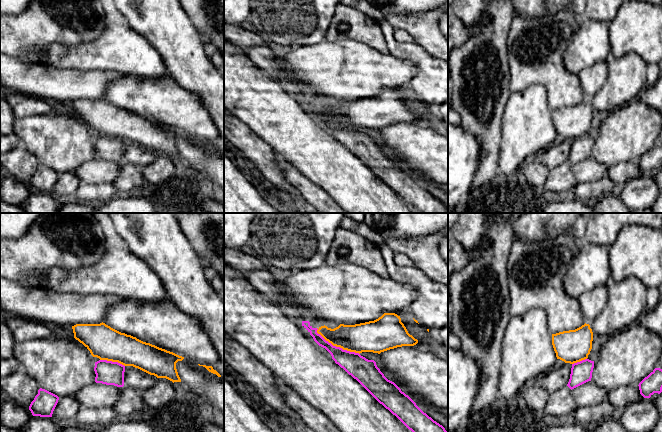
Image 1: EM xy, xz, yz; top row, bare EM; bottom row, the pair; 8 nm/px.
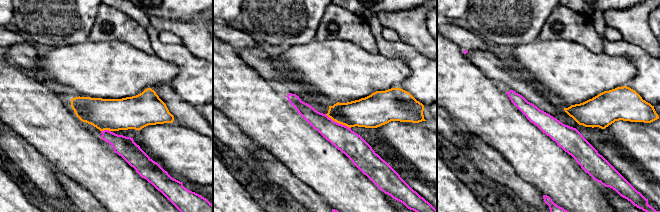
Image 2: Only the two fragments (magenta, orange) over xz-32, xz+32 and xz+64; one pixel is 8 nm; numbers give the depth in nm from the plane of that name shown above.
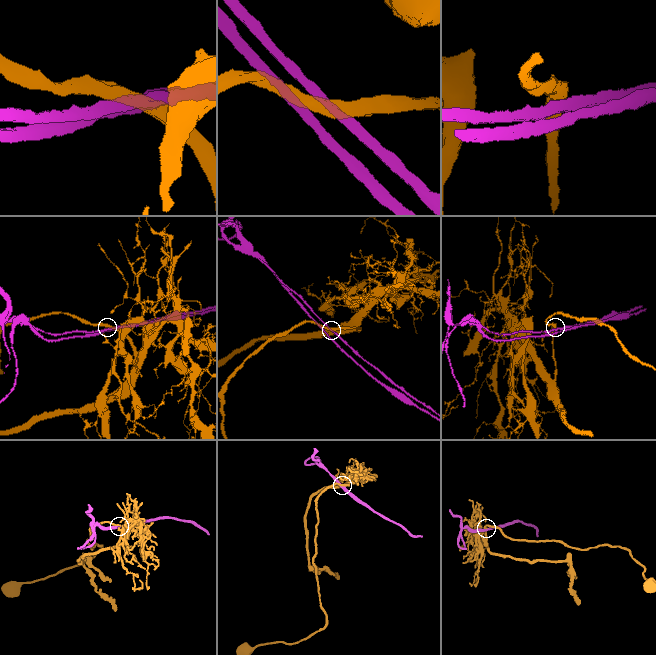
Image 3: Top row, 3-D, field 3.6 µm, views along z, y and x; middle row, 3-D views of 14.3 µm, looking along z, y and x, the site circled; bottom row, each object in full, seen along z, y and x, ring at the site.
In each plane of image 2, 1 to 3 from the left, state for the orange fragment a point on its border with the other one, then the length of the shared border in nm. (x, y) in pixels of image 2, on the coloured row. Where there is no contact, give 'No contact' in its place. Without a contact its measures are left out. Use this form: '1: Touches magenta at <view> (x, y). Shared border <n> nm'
1: Touches magenta at xz-32 (105, 130). Shared border 80 nm
2: Touches magenta at xz+32 (338, 123). Shared border 240 nm
3: No contact

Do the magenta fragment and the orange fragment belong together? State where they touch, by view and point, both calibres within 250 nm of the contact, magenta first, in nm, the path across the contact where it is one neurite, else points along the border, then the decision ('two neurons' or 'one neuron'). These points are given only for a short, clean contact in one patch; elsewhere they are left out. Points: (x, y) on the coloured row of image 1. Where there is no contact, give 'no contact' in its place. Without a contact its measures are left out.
xz (335, 346) | 180/240 nm | along xz (316, 328), (317, 332), (333, 345), (359, 354) | two neurons

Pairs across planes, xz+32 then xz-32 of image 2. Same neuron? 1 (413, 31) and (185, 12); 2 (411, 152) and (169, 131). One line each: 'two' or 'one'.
1: two
2: one

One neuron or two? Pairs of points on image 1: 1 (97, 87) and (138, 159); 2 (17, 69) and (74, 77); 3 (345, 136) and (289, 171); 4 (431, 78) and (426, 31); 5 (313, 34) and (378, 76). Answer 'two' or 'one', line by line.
1: two
2: one
3: one
4: two
5: two

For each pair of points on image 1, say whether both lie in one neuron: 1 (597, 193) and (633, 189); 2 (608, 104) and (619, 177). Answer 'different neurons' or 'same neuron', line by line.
1: different neurons
2: different neurons

